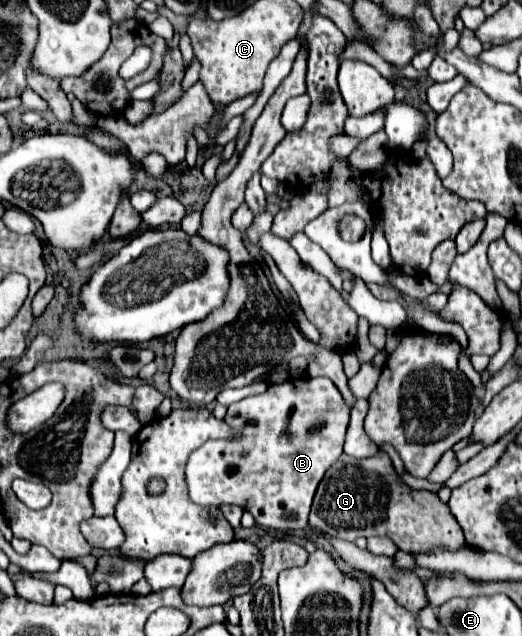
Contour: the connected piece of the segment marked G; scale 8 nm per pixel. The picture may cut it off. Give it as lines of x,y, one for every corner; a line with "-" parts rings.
386,452
370,458
352,458
342,454
324,474
310,510
310,526
320,532
354,542
358,536
388,536
400,550
420,554
442,546
450,552
464,546
464,534
436,492
408,488
392,468

